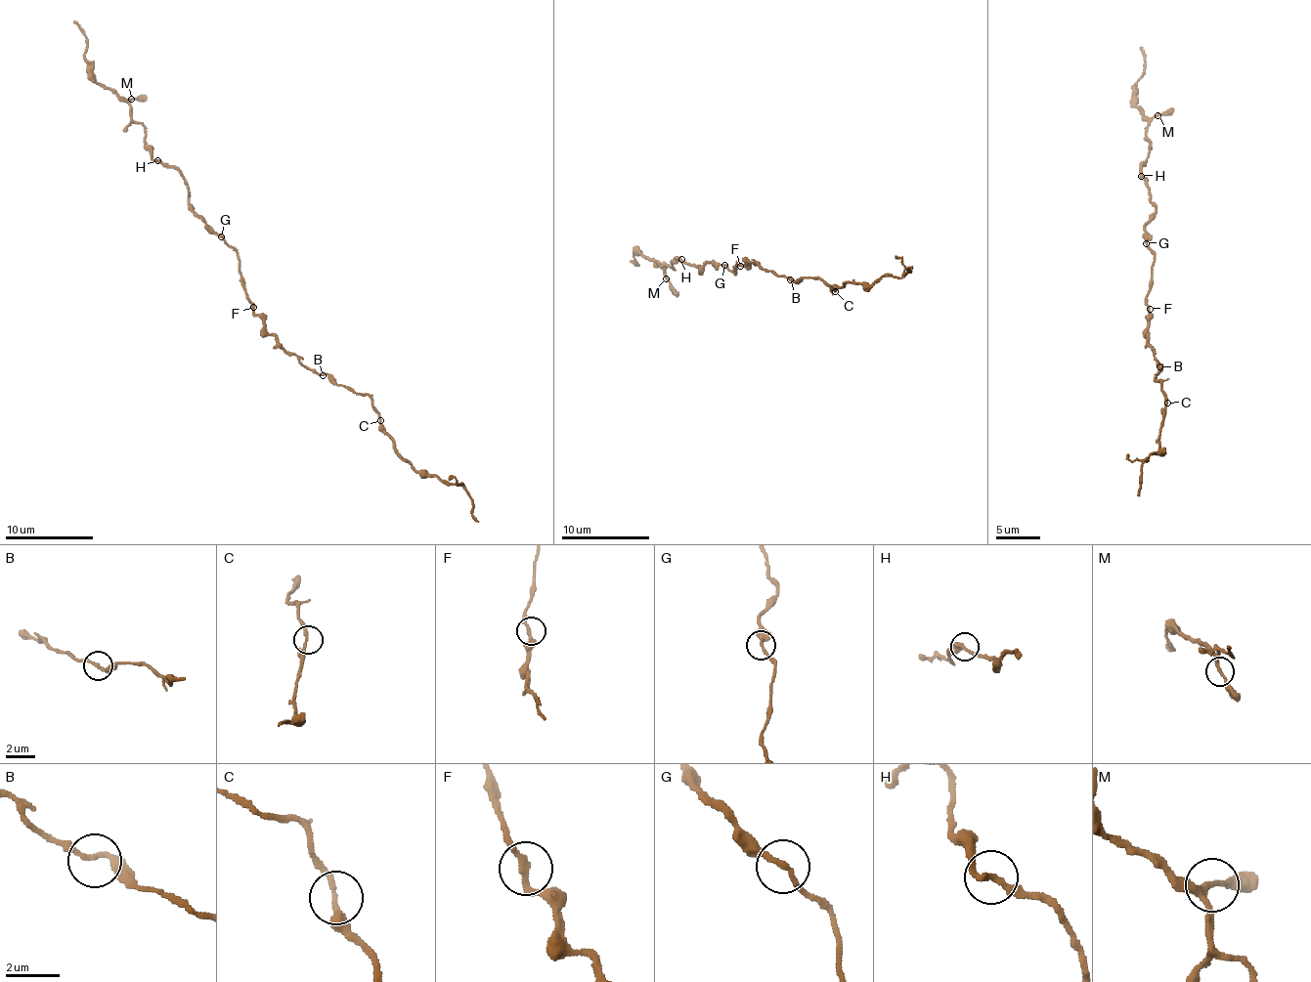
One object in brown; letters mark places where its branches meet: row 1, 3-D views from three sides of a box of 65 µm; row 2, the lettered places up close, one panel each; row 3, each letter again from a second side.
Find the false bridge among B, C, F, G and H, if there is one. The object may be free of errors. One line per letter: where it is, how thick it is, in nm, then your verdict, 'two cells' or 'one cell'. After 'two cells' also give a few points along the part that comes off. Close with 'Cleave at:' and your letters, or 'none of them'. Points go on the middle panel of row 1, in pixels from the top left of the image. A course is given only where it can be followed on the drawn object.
B: at (790, 279); 200 nm thick; one cell
C: at (835, 291); 190 nm thick; one cell
F: at (740, 266); 200 nm thick; one cell
G: at (724, 265); 180 nm thick; one cell
H: at (681, 259); 220 nm thick; two cells; foreign part runs (680, 258), (676, 261), (673, 270), (666, 264), (661, 267), (639, 252), (633, 254), (638, 266), (631, 261)
Cleave at: H

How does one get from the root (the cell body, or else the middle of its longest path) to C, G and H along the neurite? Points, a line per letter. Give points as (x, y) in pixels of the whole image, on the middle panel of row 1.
C: (736, 263), (757, 263), (764, 270), (795, 281), (817, 277), (835, 291)
G: (736, 263), (734, 271), (737, 272), (733, 274), (724, 265)
H: (736, 263), (736, 273), (713, 263), (705, 264), (702, 273), (703, 269), (685, 264), (680, 258)

